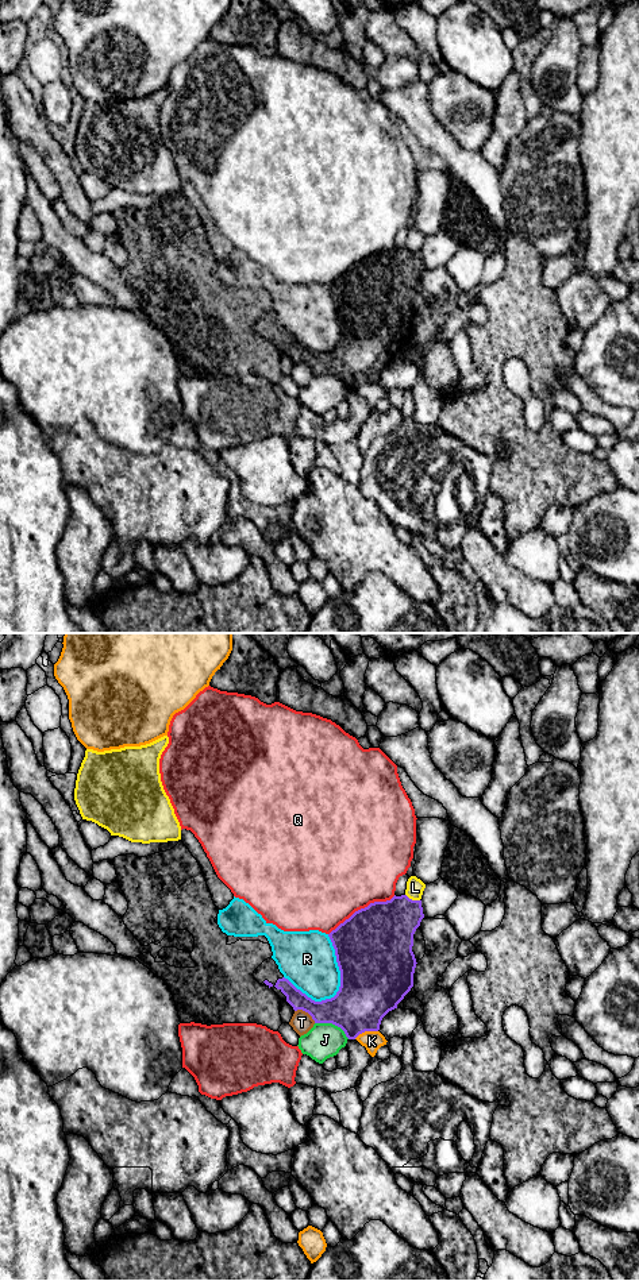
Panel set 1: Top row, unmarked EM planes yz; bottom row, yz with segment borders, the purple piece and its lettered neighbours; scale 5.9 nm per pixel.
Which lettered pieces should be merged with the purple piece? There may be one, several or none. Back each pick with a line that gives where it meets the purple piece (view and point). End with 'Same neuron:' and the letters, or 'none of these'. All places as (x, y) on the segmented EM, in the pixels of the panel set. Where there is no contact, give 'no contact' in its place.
Same neuron: none of these

